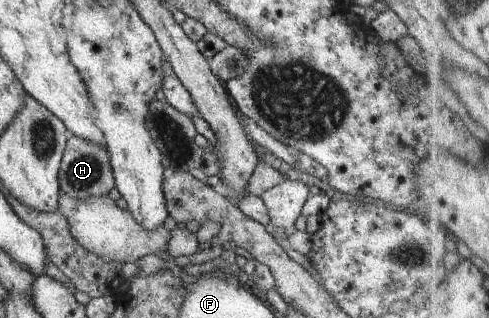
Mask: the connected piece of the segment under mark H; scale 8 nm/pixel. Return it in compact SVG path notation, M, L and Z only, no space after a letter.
M75 134L68 135L60 164L59 184L63 193L75 198L108 195L109 190L115 187L115 181L107 149L101 144L83 140Z

